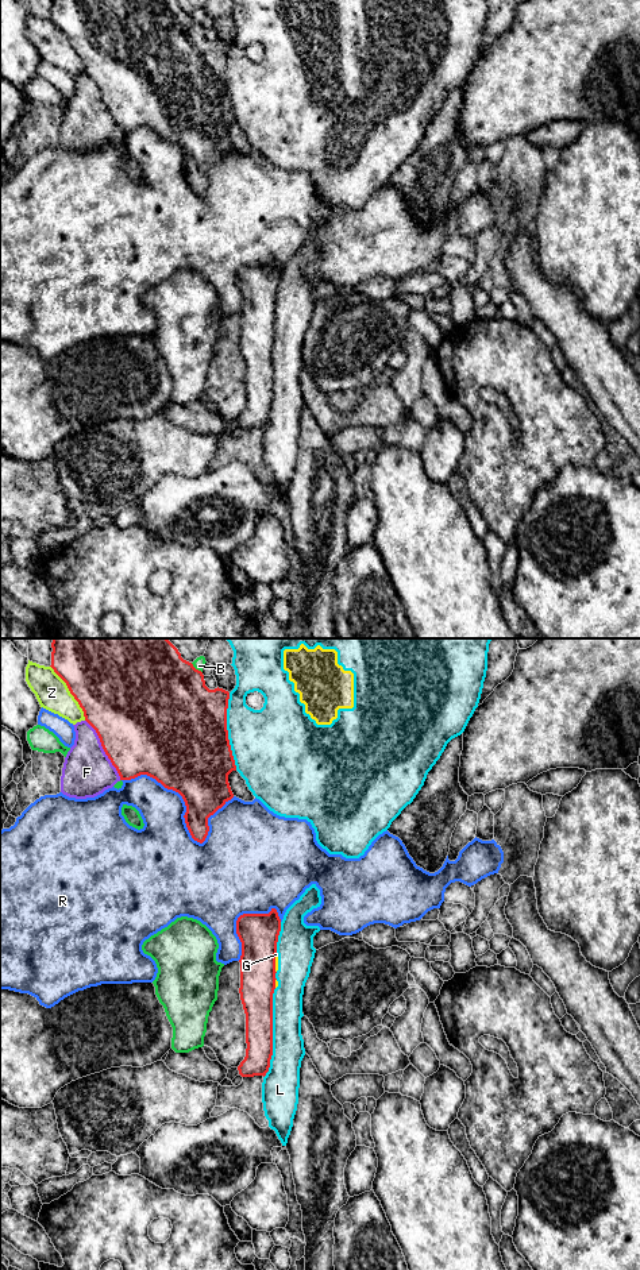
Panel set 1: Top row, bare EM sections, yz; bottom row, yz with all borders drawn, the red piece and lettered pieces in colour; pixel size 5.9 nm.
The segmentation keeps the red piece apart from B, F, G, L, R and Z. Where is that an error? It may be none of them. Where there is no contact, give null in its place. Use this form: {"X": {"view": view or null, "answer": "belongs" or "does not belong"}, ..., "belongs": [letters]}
{"B": {"view": "yz", "answer": "does not belong"}, "F": {"view": "yz", "answer": "does not belong"}, "G": {"view": "yz", "answer": "does not belong"}, "L": {"view": "yz", "answer": "does not belong"}, "R": {"view": "yz", "answer": "does not belong"}, "Z": {"view": "yz", "answer": "does not belong"}, "belongs": []}

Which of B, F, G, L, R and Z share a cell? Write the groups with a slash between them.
B / F / G L / R / Z

